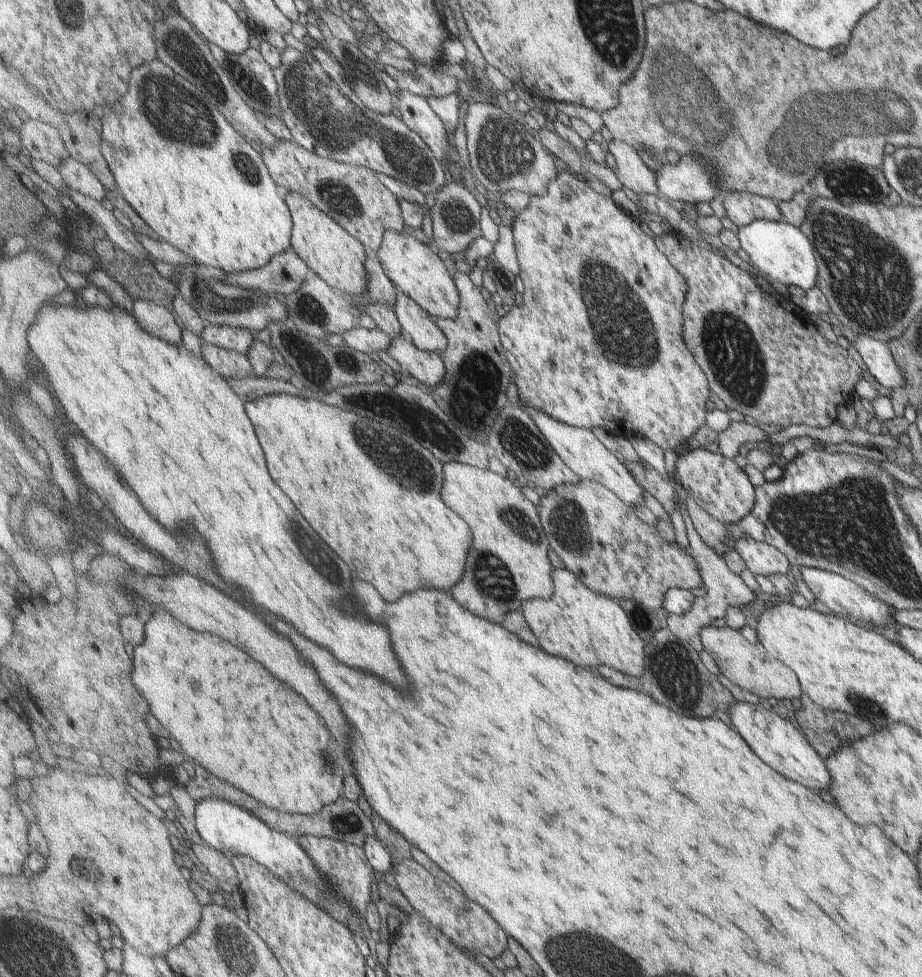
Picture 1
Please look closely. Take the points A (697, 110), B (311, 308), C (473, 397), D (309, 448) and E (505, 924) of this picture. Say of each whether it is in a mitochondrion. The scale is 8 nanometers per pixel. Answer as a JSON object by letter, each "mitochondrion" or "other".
{"A":"mitochondrion","B":"mitochondrion","C":"mitochondrion","D":"other","E":"other"}

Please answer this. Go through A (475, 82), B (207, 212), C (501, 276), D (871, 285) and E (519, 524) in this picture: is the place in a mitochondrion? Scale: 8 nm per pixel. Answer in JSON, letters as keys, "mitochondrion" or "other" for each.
{"A":"other","B":"other","C":"other","D":"mitochondrion","E":"mitochondrion"}

